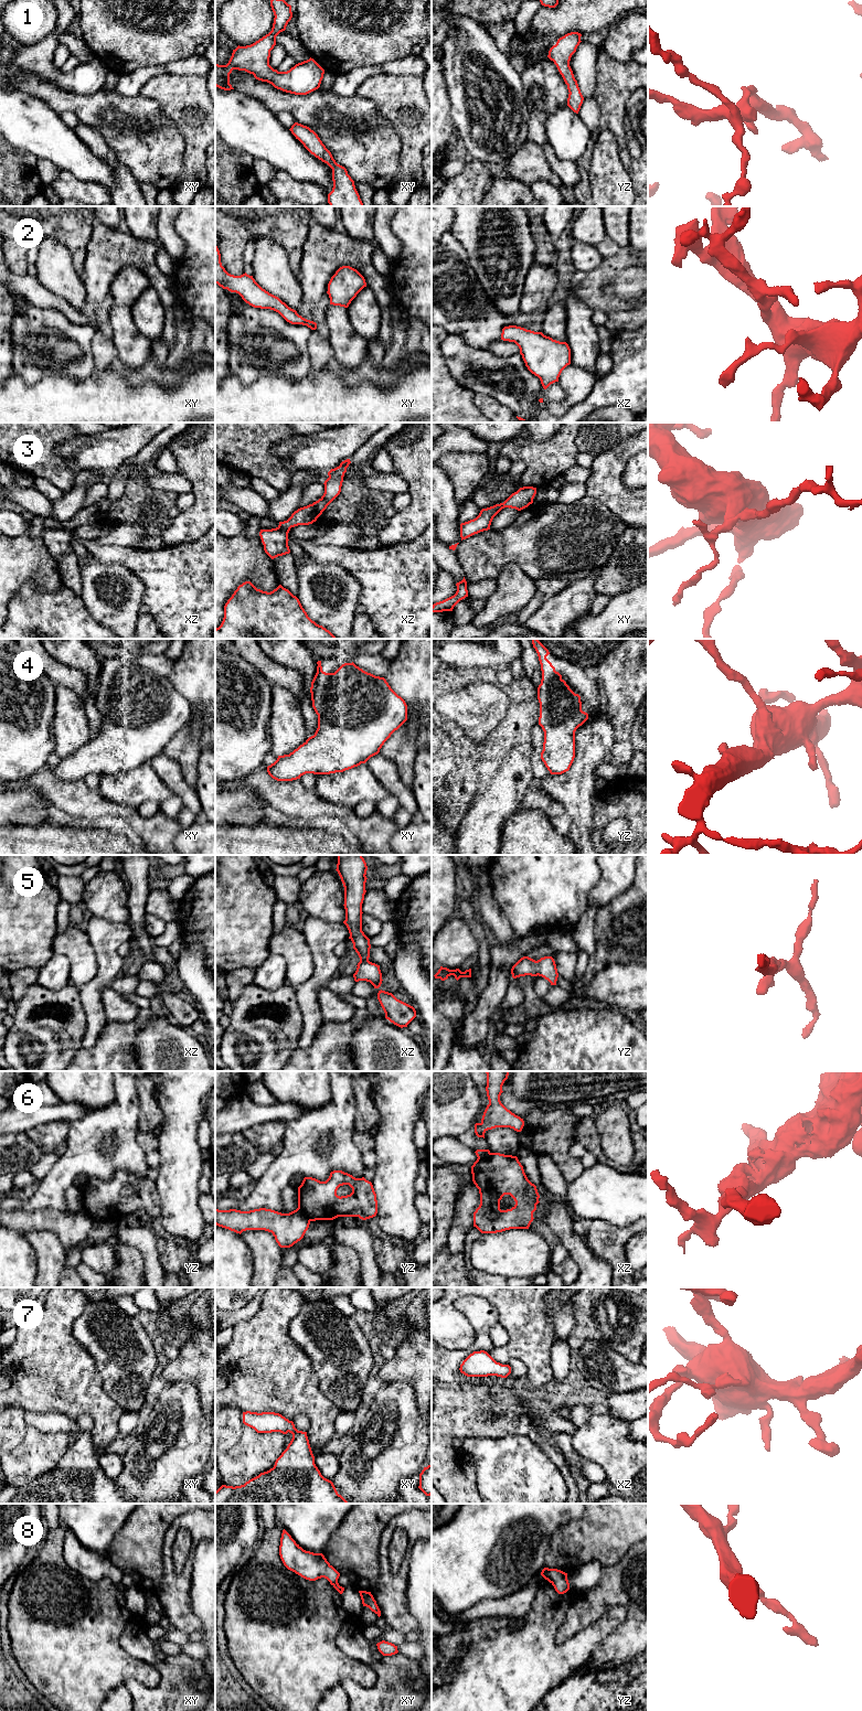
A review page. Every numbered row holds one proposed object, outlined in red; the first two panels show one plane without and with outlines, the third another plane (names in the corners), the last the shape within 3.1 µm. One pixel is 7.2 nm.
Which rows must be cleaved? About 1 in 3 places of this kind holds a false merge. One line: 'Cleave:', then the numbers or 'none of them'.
Cleave: 6

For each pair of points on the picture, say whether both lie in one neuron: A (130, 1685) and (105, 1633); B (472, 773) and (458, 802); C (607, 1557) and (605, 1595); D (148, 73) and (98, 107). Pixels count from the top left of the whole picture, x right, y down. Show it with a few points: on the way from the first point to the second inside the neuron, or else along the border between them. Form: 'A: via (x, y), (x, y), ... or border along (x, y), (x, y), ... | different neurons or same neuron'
A: border along (123, 1683), (129, 1679), (137, 1679), (152, 1688) | different neurons
B: via (467, 780), (459, 788), (458, 795) | same neuron
C: border along (627, 1551), (617, 1562), (603, 1568) | different neurons
D: border along (115, 91), (128, 96), (138, 95) | different neurons

